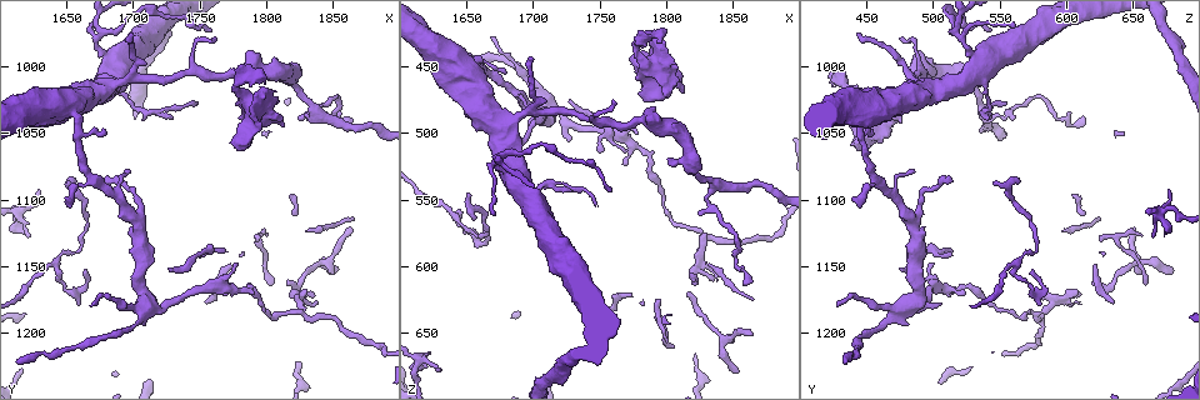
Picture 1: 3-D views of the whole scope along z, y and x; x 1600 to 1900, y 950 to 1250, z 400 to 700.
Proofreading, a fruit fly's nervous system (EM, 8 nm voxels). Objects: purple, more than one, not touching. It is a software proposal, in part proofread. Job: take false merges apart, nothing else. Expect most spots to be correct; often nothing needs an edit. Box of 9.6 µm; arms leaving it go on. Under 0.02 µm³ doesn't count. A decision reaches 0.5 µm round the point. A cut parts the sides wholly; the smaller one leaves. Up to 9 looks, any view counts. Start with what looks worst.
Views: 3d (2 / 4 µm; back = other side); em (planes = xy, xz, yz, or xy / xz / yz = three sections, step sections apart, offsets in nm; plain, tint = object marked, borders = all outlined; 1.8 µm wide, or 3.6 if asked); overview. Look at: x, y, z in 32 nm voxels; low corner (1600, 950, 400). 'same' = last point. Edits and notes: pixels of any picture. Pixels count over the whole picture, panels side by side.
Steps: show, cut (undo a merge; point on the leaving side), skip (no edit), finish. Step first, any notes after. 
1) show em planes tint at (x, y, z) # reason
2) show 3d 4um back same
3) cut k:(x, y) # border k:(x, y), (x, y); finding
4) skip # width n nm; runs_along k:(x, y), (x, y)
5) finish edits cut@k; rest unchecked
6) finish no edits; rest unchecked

show em yz step 4 tint at (1712, 1178, 482) # sharp bend

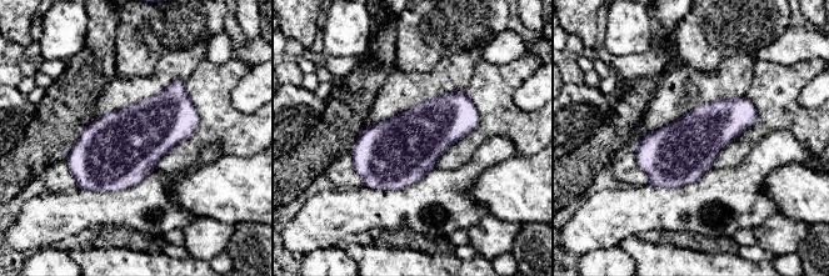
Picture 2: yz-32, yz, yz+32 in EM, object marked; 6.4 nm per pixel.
skip # width 400 nm; all the same neuron

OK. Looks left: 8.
show em 3.6um planes tint at (1780, 1020, 444) # thick turns thin

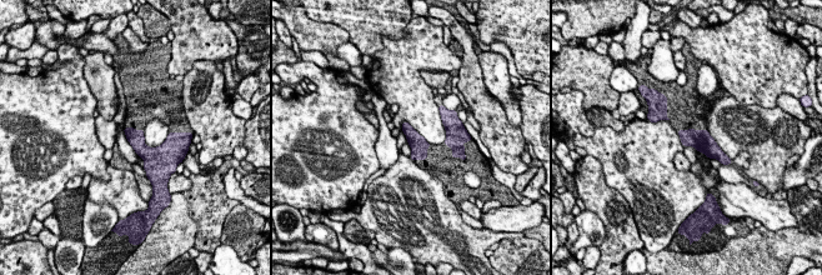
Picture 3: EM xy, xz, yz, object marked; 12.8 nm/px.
skip # width 220 nm; continuous, no second neuron

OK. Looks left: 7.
show 3d 4um at (1702, 1116, 484) # branch point

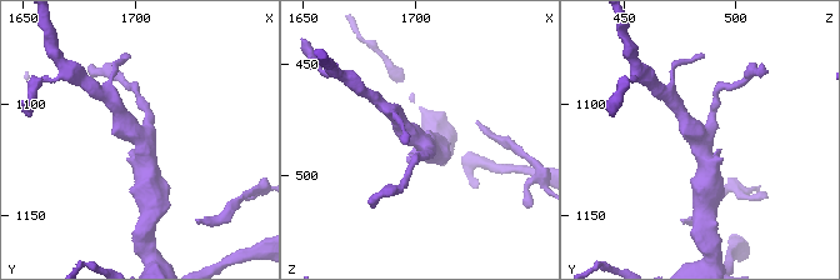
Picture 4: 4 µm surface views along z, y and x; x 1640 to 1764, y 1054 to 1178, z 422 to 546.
show em yz step 16 tint at (1704, 1116, 485)

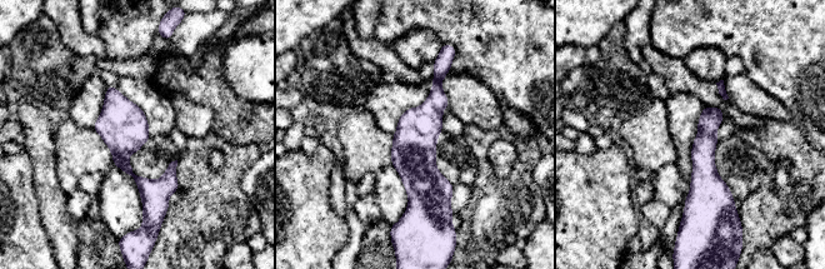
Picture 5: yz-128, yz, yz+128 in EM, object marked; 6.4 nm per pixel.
skip # all the same neuron

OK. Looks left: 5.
show em 3.6um planes plain at (1684, 994, 534) # two arms in line, one across

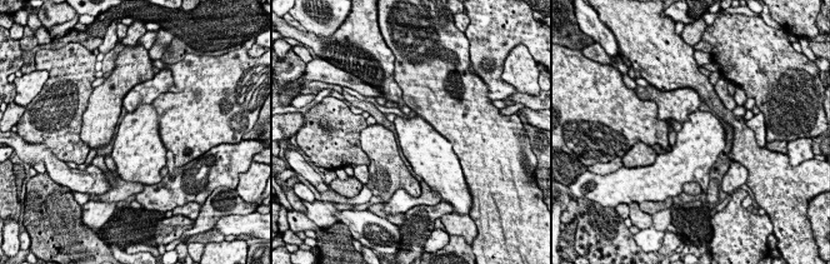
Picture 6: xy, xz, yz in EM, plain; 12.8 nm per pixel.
show em 3.6um planes tint same # with the object marked

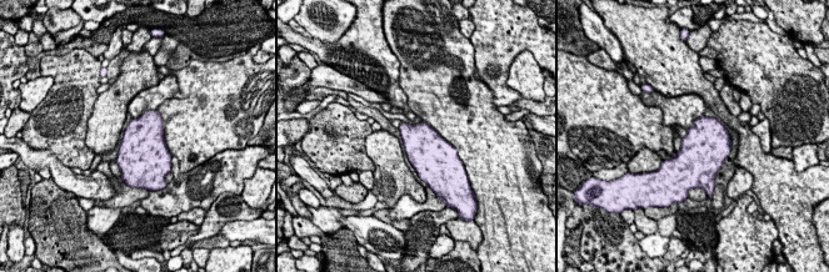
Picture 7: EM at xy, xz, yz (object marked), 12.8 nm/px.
skip # one neuron here

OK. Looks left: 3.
finish no edits; rest unchecked

